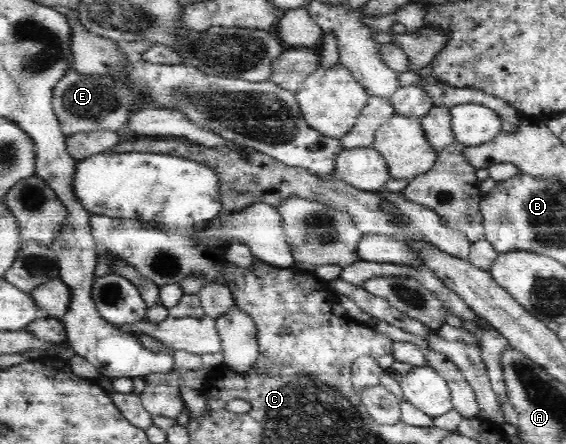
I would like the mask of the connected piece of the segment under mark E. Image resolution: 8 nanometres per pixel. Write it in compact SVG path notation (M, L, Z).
M133 57L116 77L68 71L52 91L52 106L66 137L79 132L111 130L128 123L128 115L142 100L174 108L203 129L265 153L289 166L306 168L316 177L336 175L336 157L344 150L341 139L325 137L305 122L296 92L280 88L272 80L246 81L213 76L192 65L159 65Z

